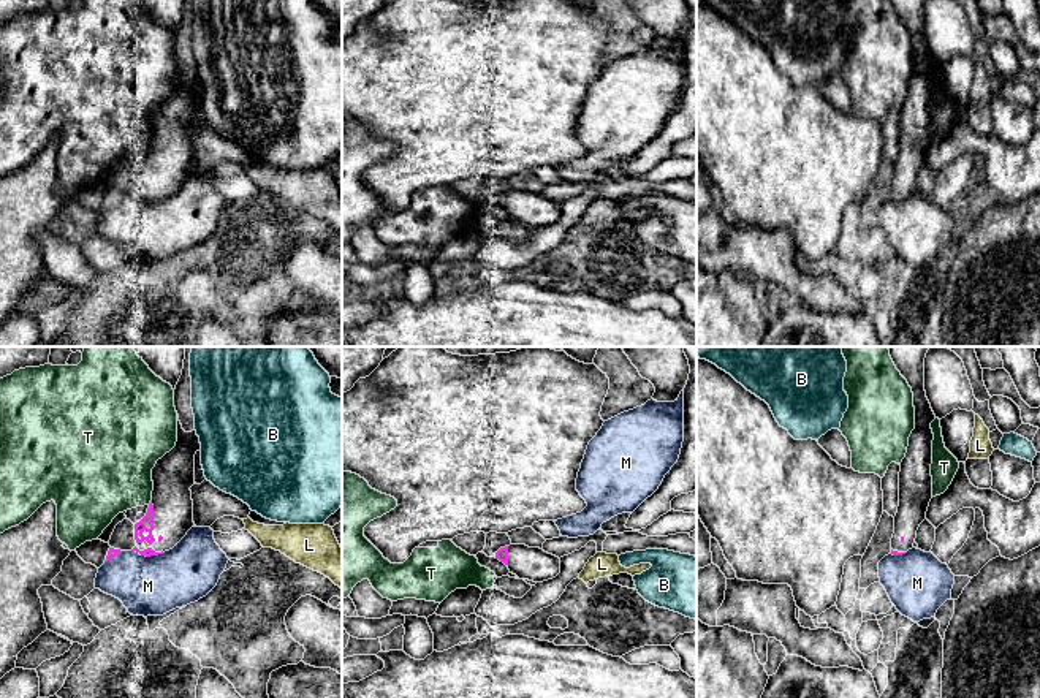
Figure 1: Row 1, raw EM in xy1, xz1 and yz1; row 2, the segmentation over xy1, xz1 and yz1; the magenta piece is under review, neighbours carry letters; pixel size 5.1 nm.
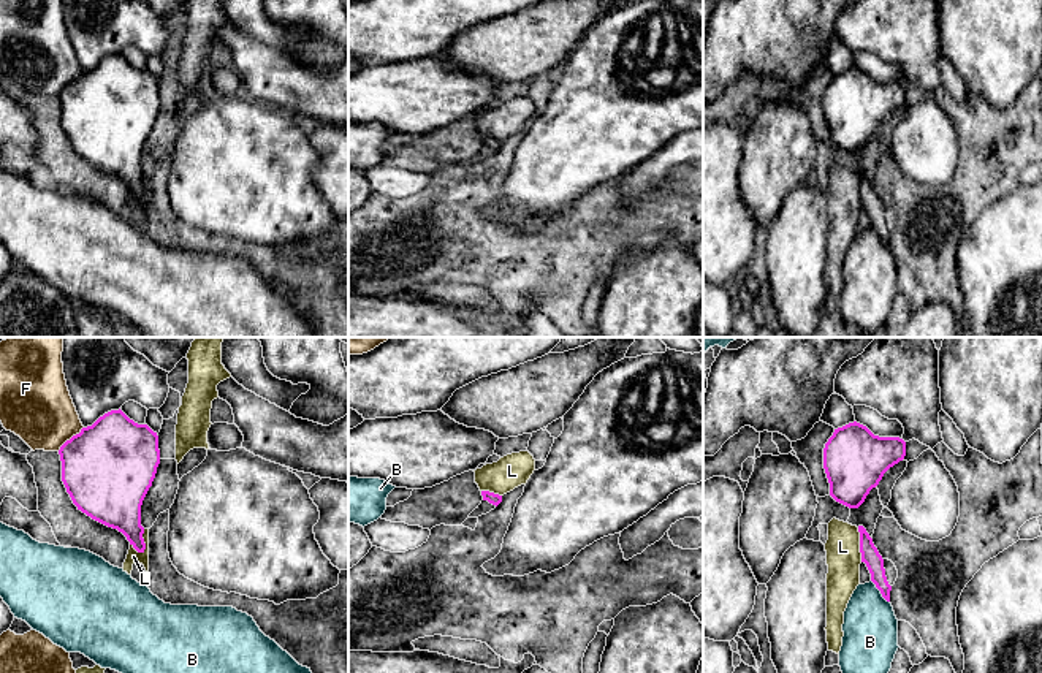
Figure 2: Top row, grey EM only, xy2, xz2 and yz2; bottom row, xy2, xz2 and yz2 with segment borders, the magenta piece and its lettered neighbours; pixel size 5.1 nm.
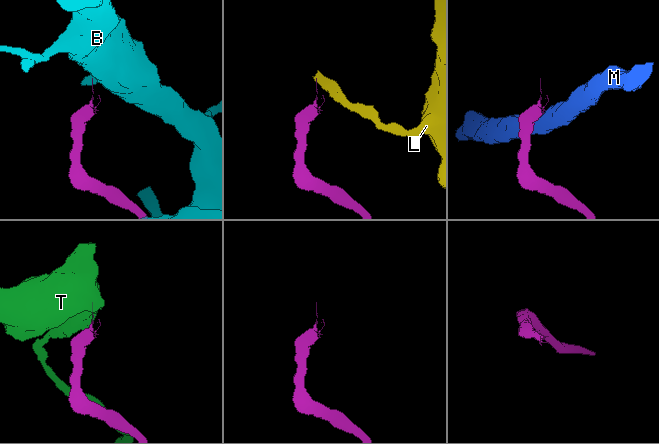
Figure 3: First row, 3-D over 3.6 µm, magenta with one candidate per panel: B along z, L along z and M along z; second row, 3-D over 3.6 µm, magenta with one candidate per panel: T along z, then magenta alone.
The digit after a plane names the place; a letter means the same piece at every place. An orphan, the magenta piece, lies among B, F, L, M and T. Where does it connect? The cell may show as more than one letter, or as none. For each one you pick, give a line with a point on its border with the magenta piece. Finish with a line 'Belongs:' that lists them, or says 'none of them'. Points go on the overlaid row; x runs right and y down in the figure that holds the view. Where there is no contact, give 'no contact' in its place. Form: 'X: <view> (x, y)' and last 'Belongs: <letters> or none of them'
Belongs: none of them

